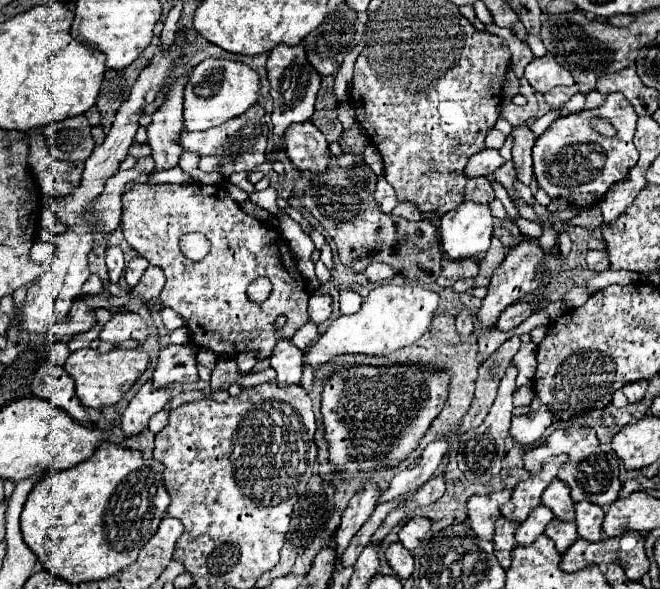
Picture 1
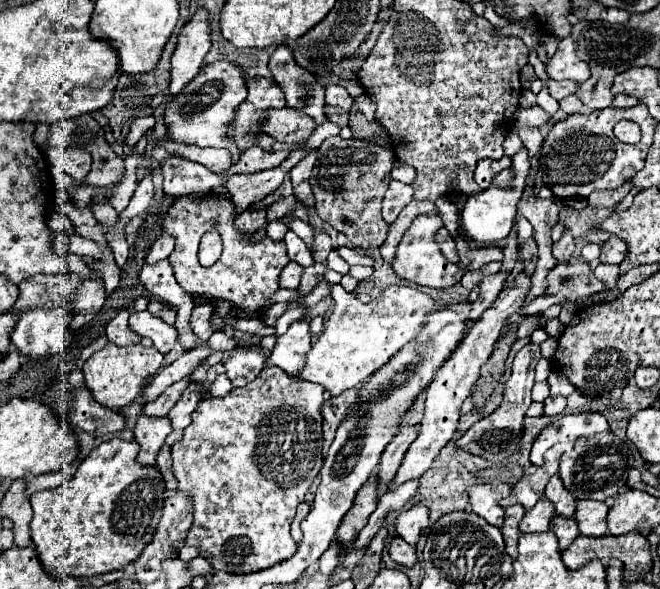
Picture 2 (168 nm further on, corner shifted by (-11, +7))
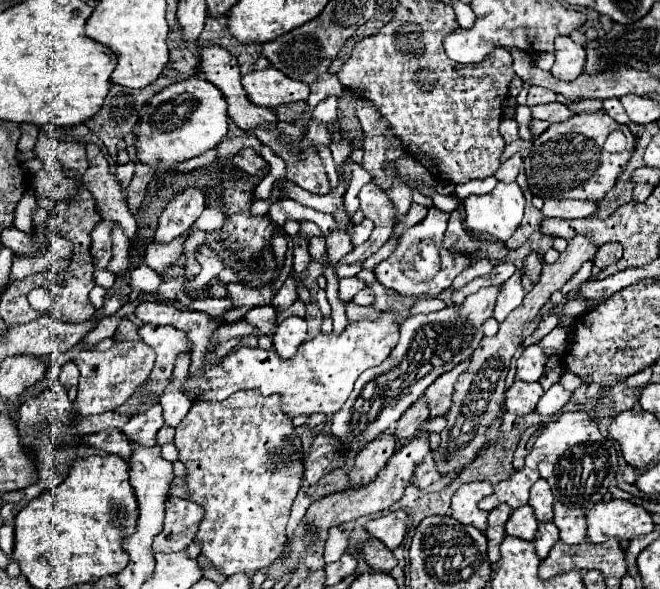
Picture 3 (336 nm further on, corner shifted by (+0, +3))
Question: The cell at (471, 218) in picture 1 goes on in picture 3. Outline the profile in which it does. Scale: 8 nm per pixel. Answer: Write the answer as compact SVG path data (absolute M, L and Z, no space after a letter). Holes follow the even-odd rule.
M498 183L488 195L468 197L464 211L472 235L506 241L522 221L524 195L518 183Z

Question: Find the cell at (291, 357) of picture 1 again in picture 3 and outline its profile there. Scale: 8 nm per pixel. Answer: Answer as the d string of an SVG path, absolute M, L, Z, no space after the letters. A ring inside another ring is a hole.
M286 317L282 323L278 323L274 339L274 351L282 359L294 357L300 343L306 341L306 321L300 317Z

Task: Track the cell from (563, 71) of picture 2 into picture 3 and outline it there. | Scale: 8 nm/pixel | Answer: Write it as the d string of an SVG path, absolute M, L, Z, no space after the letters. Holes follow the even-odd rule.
M570 37L556 39L556 61L552 65L552 75L560 81L574 81L584 71L586 51L582 45L574 43Z

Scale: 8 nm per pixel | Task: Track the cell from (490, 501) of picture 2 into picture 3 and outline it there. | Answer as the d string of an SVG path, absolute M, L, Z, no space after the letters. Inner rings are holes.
M472 481L462 485L452 497L450 515L462 525L474 525L476 529L486 529L486 511L478 509L478 501L492 495L492 485L488 481Z

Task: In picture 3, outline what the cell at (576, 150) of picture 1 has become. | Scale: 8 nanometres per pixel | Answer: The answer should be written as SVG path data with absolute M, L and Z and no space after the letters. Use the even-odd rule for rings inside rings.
M604 109L594 113L580 113L568 121L550 125L530 147L530 153L524 157L528 189L540 199L590 199L600 201L614 187L626 163L634 153L636 137L626 125L618 125ZM612 131L622 131L628 139L628 149L622 153L604 151L604 141Z

